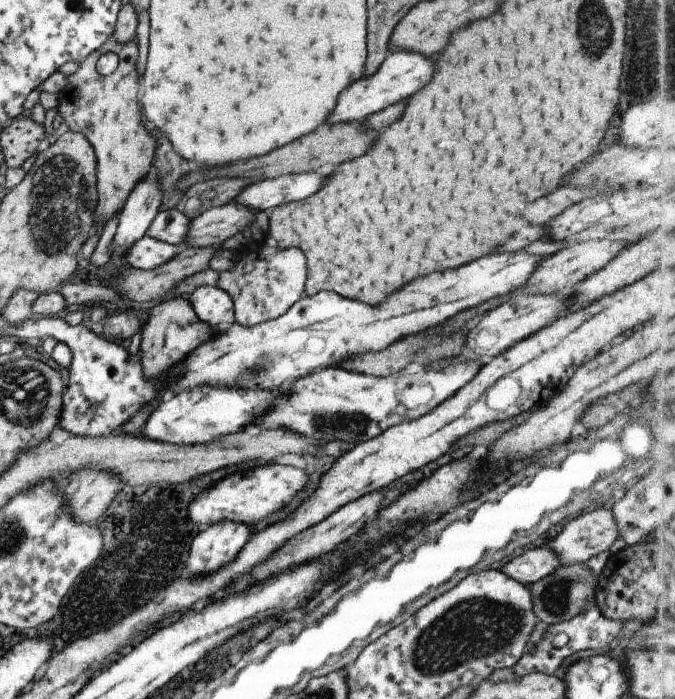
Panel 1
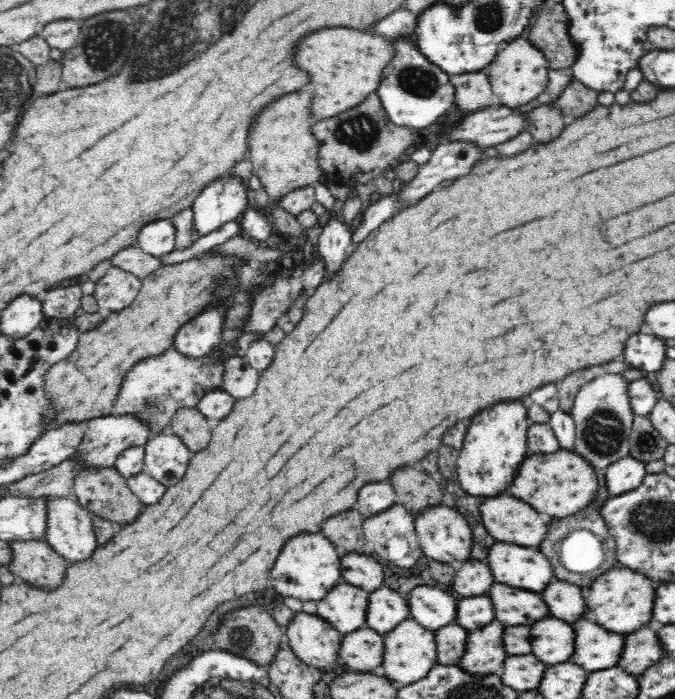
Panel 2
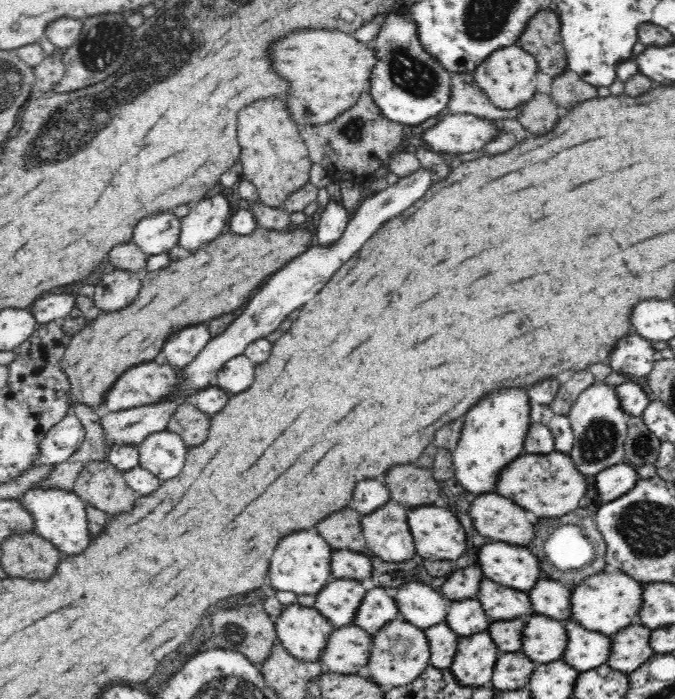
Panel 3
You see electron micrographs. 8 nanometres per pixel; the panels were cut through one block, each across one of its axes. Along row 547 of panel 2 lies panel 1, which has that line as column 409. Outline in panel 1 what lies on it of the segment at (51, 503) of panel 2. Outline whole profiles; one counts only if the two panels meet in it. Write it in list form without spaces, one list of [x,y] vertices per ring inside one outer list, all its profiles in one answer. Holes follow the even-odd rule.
[[[389,52],[380,68],[370,76],[363,76],[362,79],[350,84],[348,88],[340,92],[338,102],[334,110],[330,112],[328,124],[350,124],[350,122],[362,121],[366,116],[384,110],[402,98],[412,96],[420,88],[424,88],[432,76],[434,76],[434,58],[426,58],[417,52]]]

